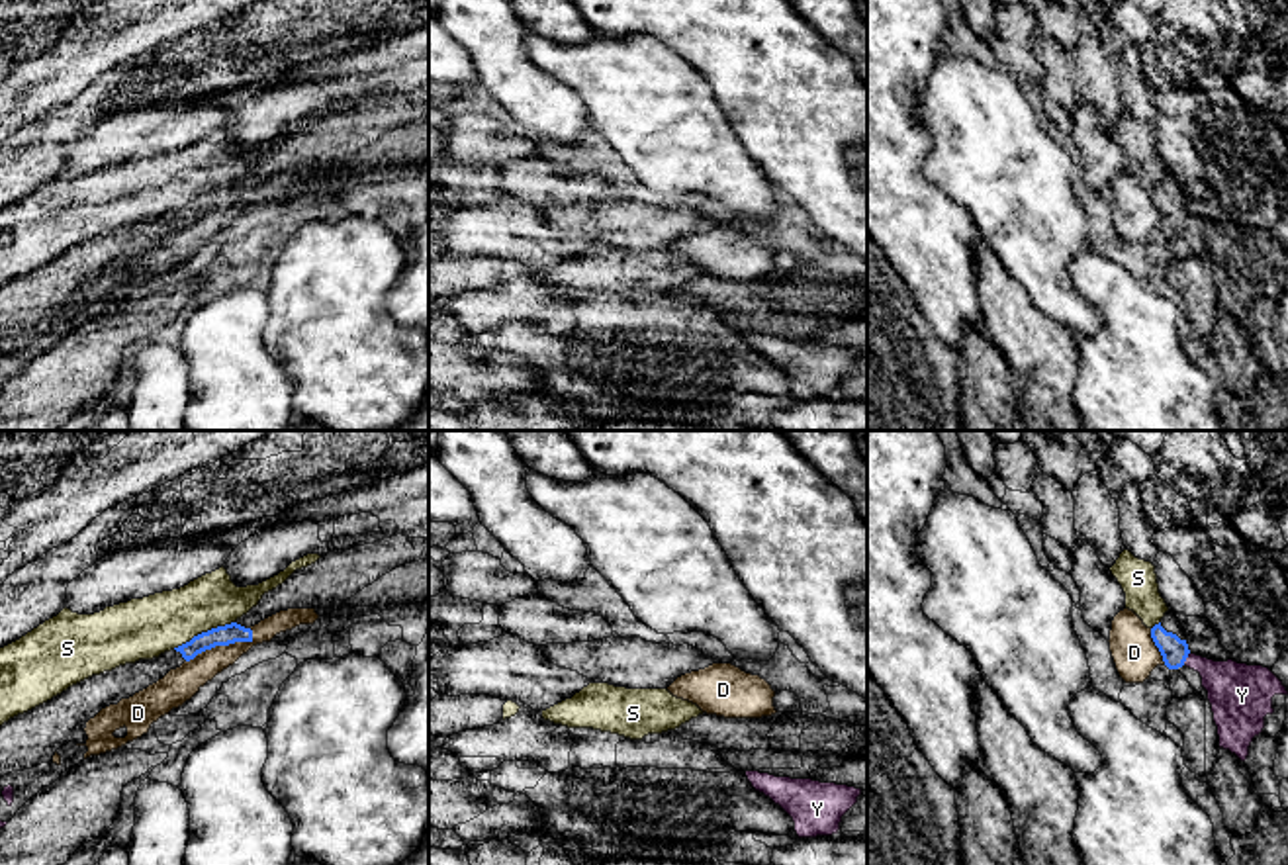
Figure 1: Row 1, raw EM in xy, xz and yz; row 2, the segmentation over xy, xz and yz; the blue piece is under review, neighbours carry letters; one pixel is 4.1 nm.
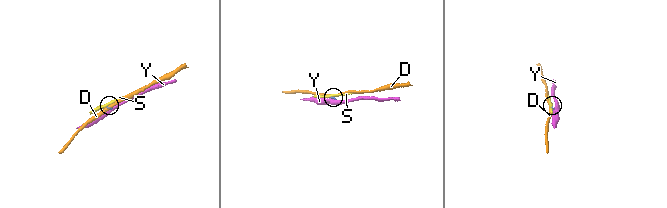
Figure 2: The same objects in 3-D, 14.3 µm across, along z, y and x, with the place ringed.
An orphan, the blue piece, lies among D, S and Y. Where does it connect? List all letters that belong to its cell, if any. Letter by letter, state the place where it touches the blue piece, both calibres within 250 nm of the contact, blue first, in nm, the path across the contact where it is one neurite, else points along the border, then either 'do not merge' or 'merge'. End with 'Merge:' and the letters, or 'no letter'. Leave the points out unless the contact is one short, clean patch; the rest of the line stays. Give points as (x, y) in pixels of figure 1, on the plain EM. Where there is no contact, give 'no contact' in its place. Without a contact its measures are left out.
D: contact xy (222, 206); calibres 80 and 140 nm; do not merge
S: contact xy (202, 194); calibres 80 and 260 nm; border xy (233, 182), (202, 192), (173, 210); do not merge
Y: contact yz (1187, 218); calibres 110 and 240 nm; do not merge
Merge: no letter

